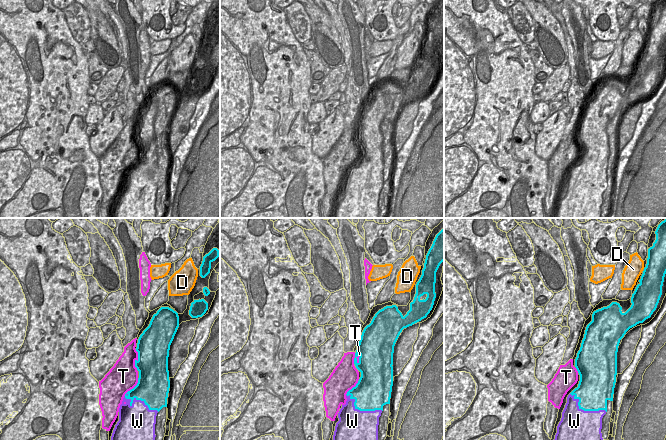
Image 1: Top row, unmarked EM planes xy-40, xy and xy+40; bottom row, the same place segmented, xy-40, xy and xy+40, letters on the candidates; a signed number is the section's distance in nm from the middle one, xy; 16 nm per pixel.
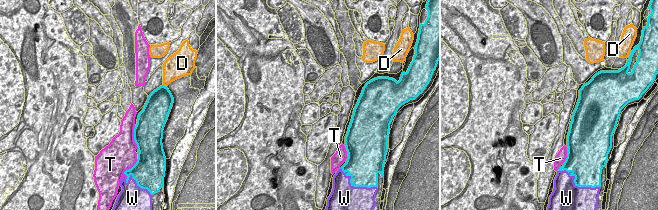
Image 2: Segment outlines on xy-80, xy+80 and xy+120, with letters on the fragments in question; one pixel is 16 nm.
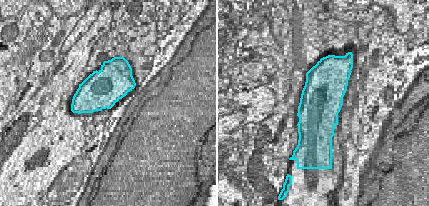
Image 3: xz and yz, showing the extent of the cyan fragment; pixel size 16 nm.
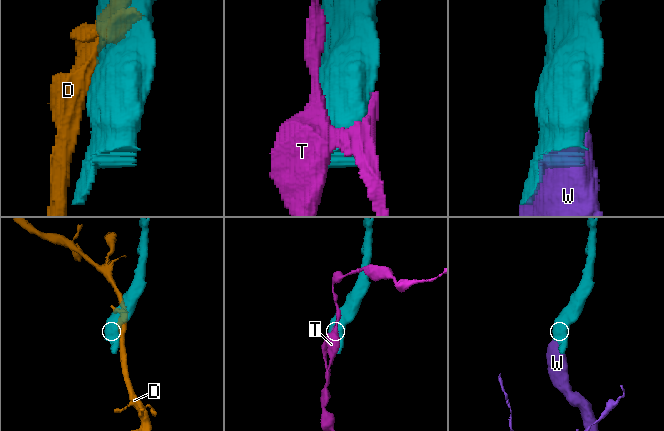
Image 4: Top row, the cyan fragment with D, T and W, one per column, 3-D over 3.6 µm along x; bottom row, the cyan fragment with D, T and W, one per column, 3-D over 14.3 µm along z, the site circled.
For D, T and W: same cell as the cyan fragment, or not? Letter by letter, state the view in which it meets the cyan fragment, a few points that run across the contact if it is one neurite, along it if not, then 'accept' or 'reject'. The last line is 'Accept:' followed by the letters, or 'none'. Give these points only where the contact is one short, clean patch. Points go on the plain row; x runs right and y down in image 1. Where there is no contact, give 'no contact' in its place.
D: no contact | reject
T: xy-40 | reject
W: xy-40 | accept
Accept: W

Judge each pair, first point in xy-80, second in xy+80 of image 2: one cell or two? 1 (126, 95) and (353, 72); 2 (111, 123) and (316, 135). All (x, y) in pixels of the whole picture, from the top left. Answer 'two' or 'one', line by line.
1: two
2: one

